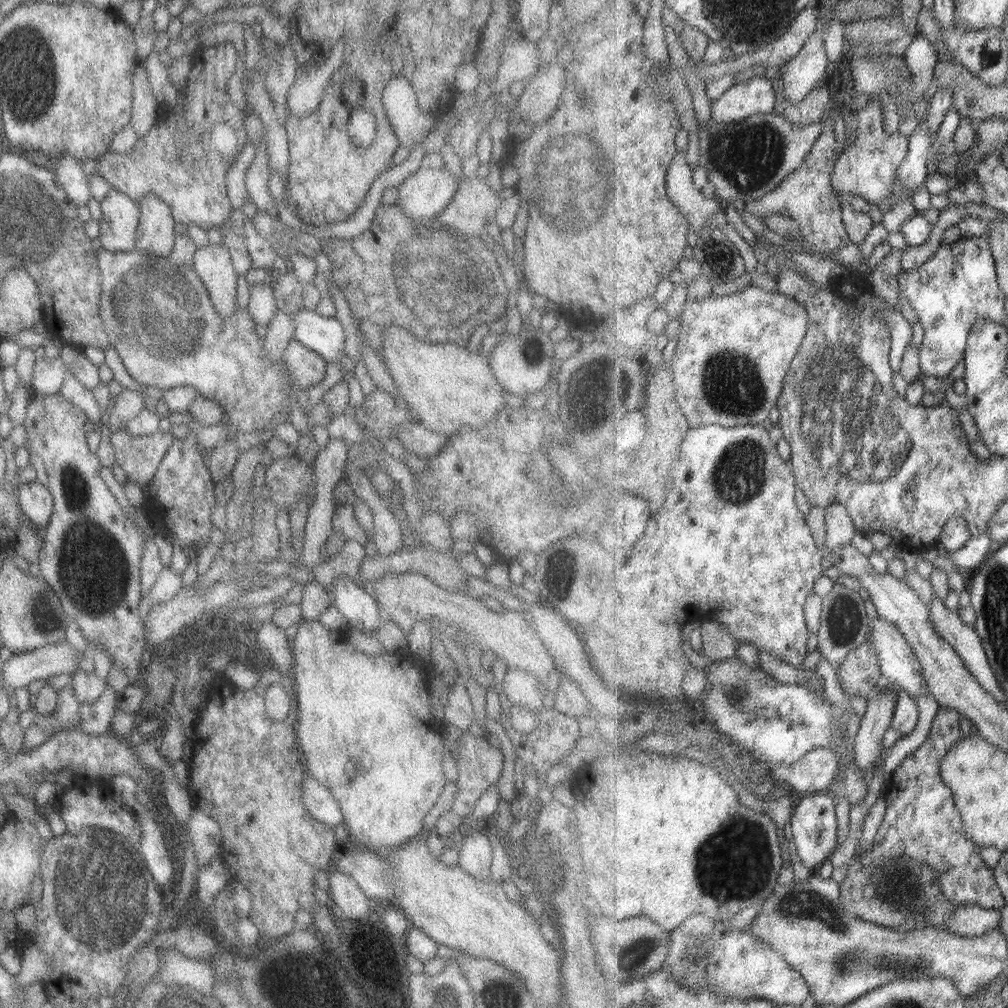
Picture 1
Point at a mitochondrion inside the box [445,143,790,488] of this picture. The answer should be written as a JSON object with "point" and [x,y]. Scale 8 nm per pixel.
{"point":[730,383]}

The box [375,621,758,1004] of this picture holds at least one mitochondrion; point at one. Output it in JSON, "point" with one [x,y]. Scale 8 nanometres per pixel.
{"point":[697,959]}

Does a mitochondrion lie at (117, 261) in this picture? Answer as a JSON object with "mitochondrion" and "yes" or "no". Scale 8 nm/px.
{"mitochondrion":"no"}

